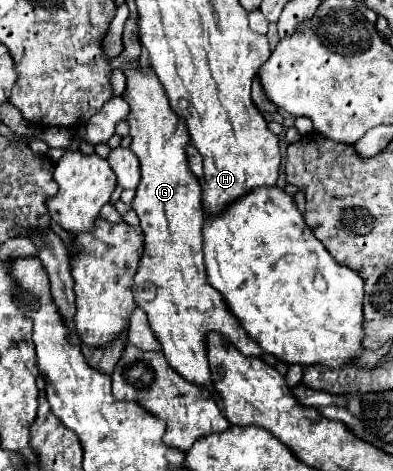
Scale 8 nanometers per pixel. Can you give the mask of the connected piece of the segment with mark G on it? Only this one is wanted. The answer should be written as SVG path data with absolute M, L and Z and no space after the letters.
M124 65L126 89L122 97L130 105L126 123L130 127L132 145L142 169L142 181L136 189L132 209L140 217L144 233L144 255L140 269L134 277L133 294L138 307L148 315L148 323L162 343L162 351L172 369L184 379L212 387L210 367L206 357L206 335L218 331L232 343L246 343L248 355L262 355L262 349L248 337L240 321L232 315L222 293L208 283L202 251L202 187L194 173L188 169L186 145L190 135L182 117L170 105L162 83L150 65Z

